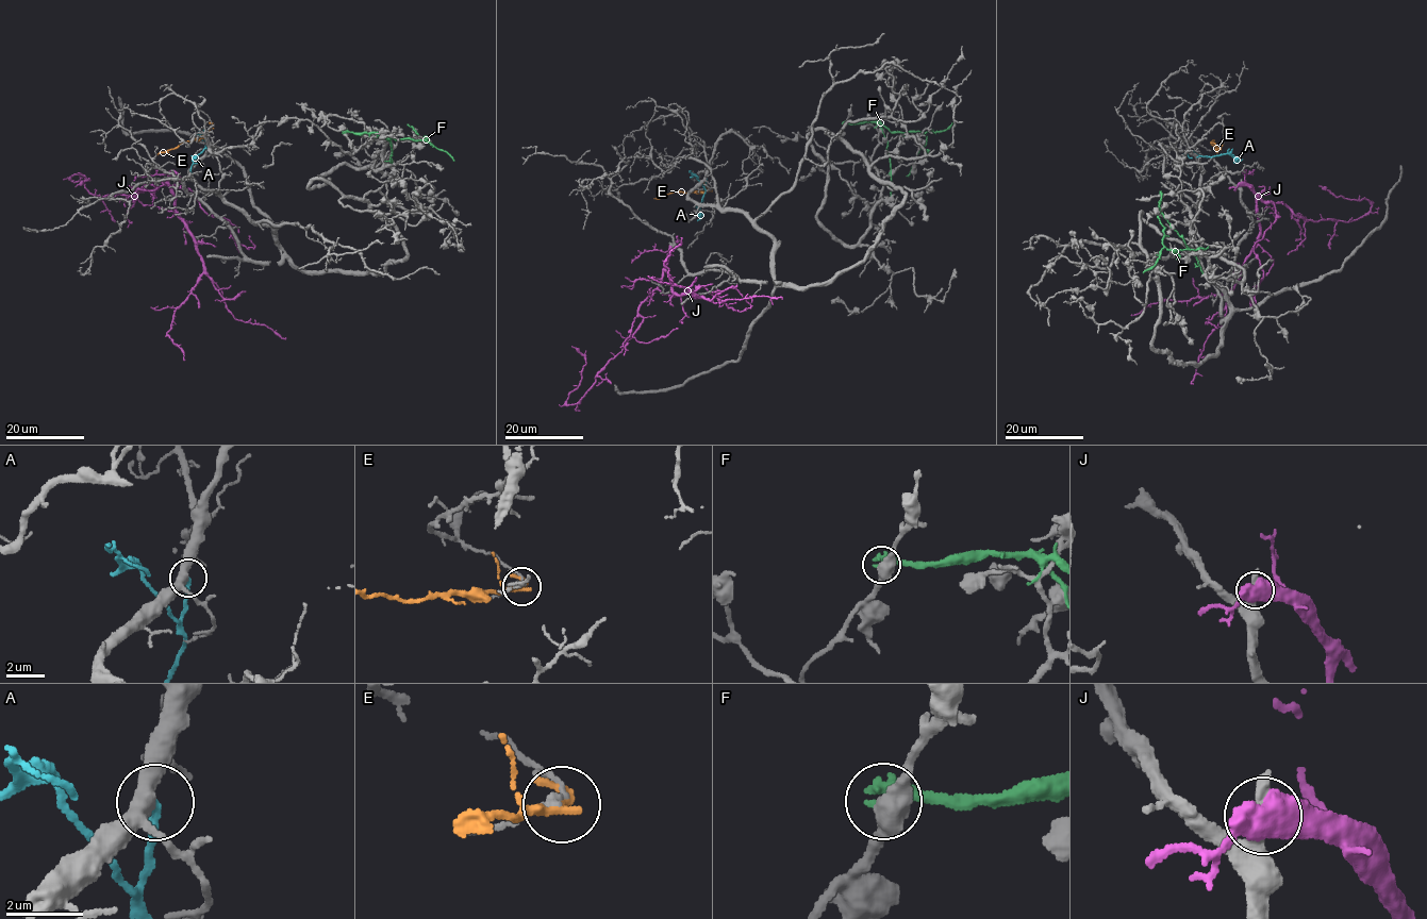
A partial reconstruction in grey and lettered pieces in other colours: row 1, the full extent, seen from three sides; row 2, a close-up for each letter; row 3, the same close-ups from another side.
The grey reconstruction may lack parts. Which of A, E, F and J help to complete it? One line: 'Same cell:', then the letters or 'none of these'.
Same cell: none of these

